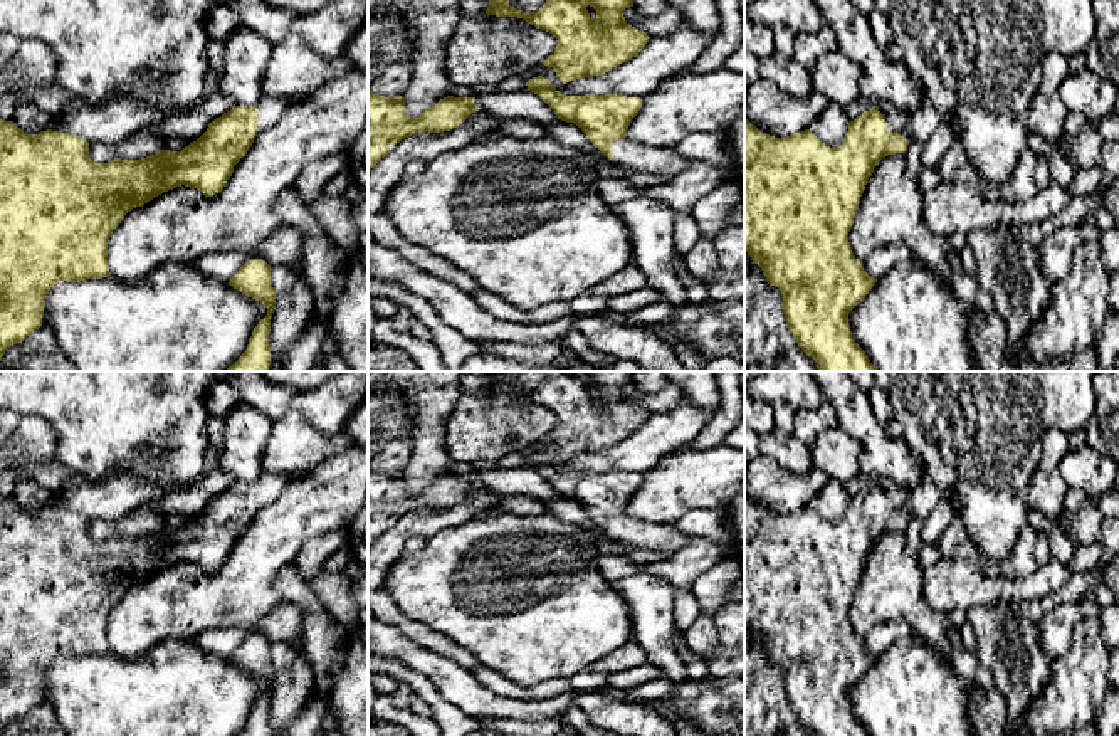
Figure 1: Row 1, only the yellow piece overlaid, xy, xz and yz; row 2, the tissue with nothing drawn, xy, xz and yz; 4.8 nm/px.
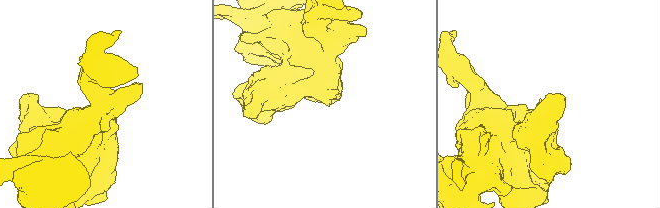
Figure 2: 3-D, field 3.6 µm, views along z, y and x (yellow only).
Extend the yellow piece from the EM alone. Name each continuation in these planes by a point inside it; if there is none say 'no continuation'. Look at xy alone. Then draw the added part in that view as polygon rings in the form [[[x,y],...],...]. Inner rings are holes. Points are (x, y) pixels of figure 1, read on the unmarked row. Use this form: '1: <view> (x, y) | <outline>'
1: xy (271, 484) | [[[262,472],[255,481],[255,484],[259,486],[257,511],[276,501],[291,479],[294,477],[289,474]]]

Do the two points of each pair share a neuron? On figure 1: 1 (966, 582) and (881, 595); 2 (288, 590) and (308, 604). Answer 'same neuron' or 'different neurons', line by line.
1: different neurons
2: same neuron

